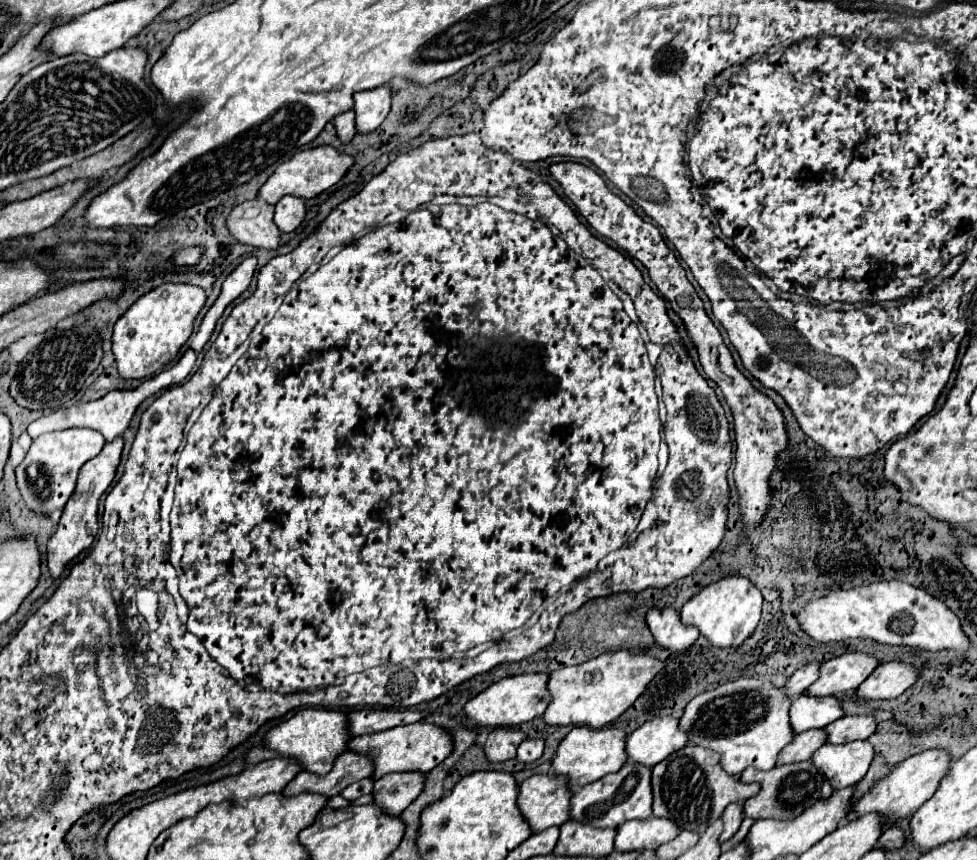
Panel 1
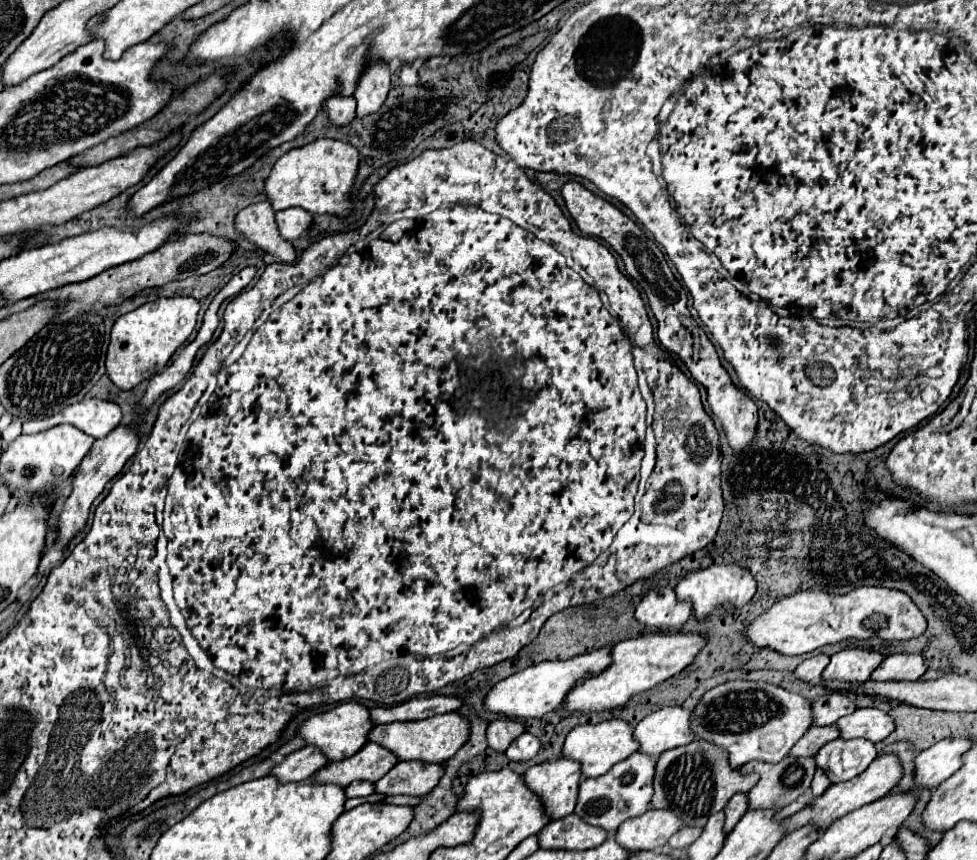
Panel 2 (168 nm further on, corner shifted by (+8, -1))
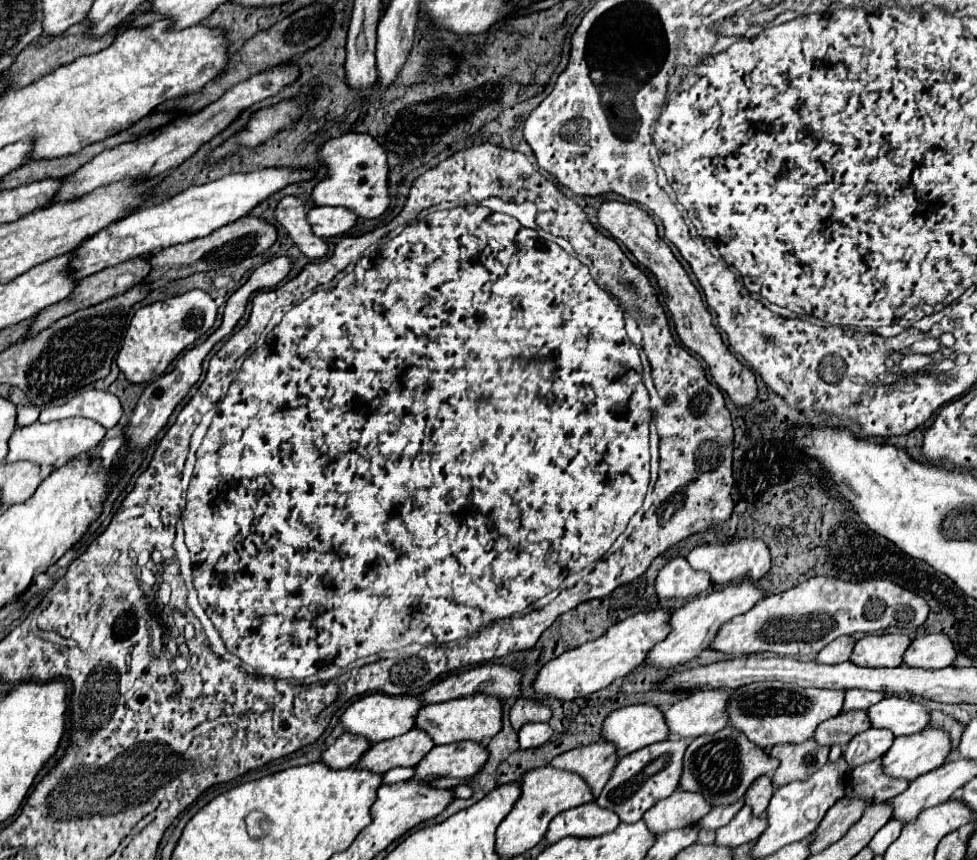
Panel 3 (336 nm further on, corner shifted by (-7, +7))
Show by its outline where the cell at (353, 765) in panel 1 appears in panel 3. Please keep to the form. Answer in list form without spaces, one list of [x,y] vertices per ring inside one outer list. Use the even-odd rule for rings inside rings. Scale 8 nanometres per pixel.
[[[413,727],[399,737],[375,743],[355,767],[375,773],[387,773],[395,767],[415,767],[433,747],[431,737],[421,727]]]

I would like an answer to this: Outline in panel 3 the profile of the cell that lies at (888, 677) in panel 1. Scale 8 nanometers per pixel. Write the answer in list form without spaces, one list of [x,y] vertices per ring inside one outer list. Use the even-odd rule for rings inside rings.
[[[923,635],[917,637],[903,655],[903,663],[909,667],[939,669],[955,661],[955,647],[947,635]]]

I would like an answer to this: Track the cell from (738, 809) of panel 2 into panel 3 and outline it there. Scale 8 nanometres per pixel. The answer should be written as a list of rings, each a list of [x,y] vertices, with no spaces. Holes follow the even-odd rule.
[[[763,775],[763,777],[755,779],[755,781],[751,783],[751,787],[747,789],[747,793],[745,793],[745,803],[747,803],[747,805],[753,809],[753,813],[759,817],[759,815],[765,813],[767,801],[771,801],[771,797],[773,797],[773,781],[771,781],[767,775]]]

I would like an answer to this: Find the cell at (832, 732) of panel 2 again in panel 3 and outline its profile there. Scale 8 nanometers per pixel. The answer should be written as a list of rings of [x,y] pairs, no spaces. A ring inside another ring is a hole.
[[[841,711],[837,717],[831,717],[819,725],[815,731],[815,741],[819,745],[847,745],[851,737],[871,727],[871,721],[867,721],[867,711]]]

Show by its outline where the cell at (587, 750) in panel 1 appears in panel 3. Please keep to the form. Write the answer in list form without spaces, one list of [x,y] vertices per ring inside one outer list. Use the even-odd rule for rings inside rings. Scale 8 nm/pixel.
[[[629,705],[613,711],[603,723],[603,739],[617,745],[619,757],[625,757],[651,743],[667,739],[665,717],[655,705]]]

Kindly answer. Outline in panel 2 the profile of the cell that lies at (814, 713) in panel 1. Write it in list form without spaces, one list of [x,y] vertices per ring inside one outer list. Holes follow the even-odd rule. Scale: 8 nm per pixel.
[[[832,693],[832,695],[822,695],[818,701],[812,703],[812,725],[832,725],[840,717],[850,715],[856,709],[854,699]]]

